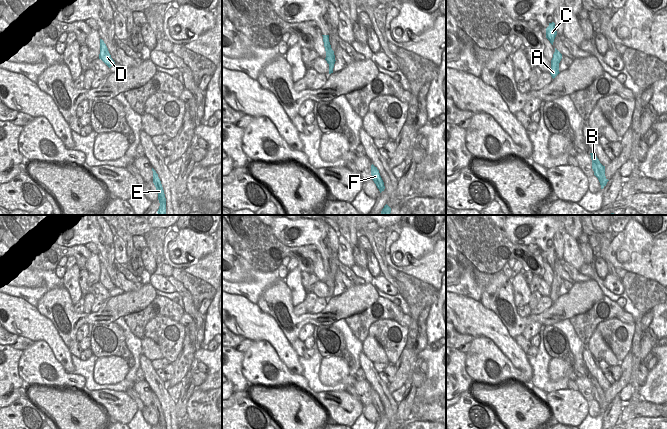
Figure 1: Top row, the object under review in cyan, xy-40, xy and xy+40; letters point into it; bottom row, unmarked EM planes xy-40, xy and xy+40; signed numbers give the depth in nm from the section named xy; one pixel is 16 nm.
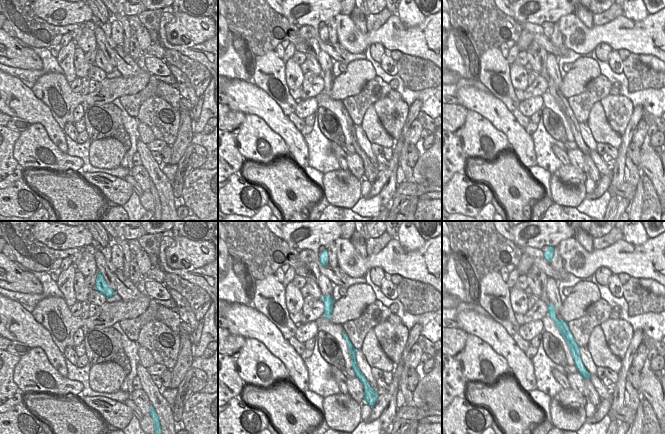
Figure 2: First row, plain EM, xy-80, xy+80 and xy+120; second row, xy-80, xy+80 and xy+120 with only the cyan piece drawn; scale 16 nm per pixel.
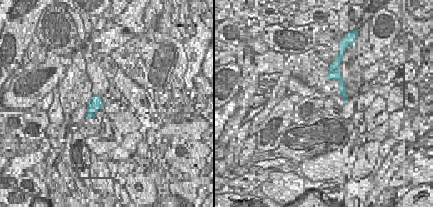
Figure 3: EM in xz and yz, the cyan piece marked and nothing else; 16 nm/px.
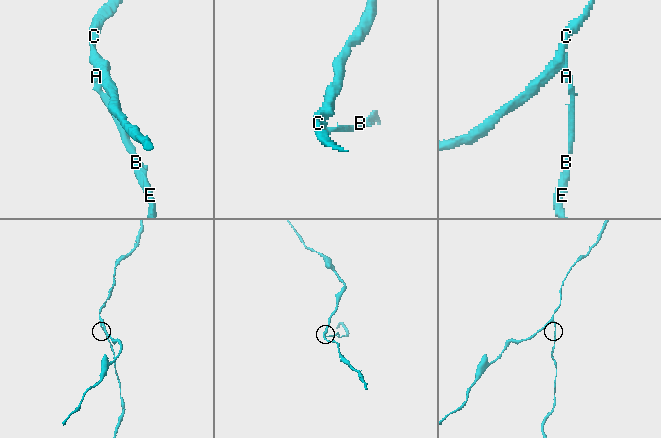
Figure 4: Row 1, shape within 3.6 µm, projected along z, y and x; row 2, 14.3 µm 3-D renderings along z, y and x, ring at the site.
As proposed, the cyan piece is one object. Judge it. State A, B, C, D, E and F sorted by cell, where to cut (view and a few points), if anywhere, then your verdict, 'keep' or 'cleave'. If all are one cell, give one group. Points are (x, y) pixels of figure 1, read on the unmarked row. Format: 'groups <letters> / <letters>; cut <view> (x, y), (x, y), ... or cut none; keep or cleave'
groups A B E F / C D; cut xy (327, 285), (334, 287); cleave

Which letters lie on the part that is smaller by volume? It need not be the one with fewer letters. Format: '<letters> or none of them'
A, B, E, F

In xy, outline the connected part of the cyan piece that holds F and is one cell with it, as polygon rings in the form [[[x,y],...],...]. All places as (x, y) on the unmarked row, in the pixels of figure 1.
[[[373,388],[371,389],[371,399],[372,399],[372,404],[376,408],[376,410],[379,413],[380,417],[382,415],[384,415],[384,413],[385,413],[384,406],[383,406],[383,404],[380,400],[379,394]]]

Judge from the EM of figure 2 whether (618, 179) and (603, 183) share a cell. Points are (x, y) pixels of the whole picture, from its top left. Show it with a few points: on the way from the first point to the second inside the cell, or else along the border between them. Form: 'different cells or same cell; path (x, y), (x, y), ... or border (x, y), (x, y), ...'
different cells; border (612, 174), (610, 184), (606, 189)

